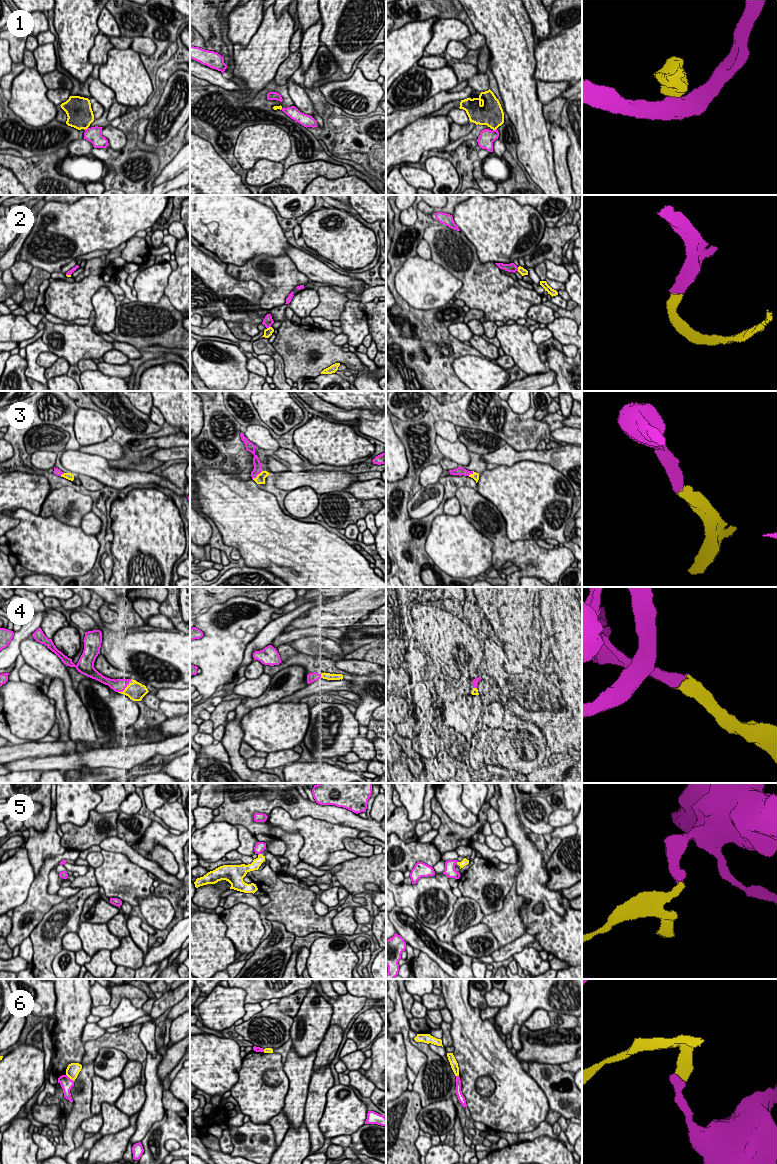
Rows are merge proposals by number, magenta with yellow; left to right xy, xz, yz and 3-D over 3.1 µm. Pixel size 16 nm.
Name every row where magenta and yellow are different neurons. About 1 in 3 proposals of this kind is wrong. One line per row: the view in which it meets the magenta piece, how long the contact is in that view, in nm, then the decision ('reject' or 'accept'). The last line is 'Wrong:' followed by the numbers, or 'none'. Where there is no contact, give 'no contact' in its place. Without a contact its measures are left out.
1: contact in yz; length 70 nm; accept
2: contact in xz; length 70 nm; accept
3: contact in xz; length 190 nm; accept
4: contact in xy; length 240 nm; accept
5: contact in xz; length 60 nm; reject
6: contact in xy; length 170 nm; reject
Wrong: 5, 6

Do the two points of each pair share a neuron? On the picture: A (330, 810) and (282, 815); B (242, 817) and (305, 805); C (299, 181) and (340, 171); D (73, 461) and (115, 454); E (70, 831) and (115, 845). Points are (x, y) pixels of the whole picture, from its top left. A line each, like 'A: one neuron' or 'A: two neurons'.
A: two neurons
B: one neuron
C: one neuron
D: two neurons
E: two neurons

